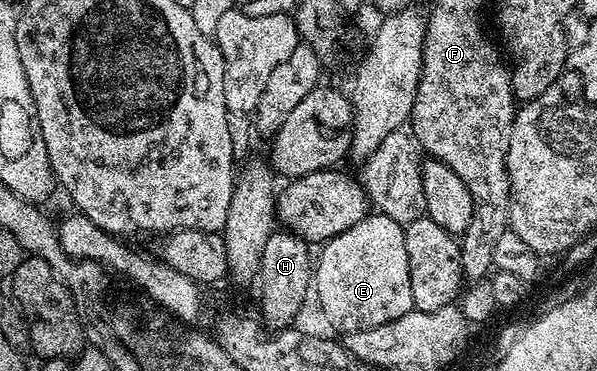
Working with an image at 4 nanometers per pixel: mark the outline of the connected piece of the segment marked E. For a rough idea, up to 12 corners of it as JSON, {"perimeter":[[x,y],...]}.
{"perimeter":[[371,212],[313,262],[340,335],[415,309],[404,227]]}

